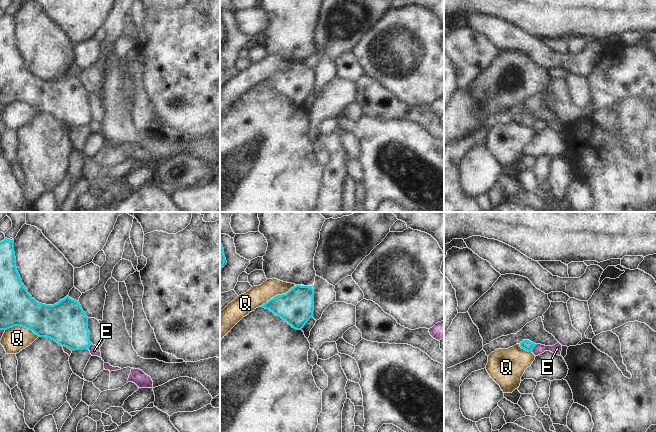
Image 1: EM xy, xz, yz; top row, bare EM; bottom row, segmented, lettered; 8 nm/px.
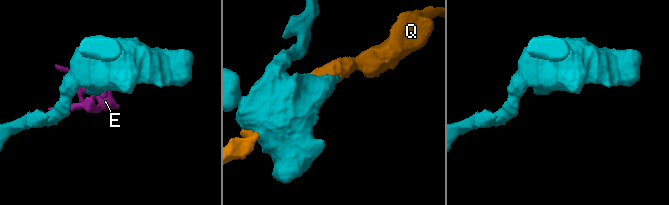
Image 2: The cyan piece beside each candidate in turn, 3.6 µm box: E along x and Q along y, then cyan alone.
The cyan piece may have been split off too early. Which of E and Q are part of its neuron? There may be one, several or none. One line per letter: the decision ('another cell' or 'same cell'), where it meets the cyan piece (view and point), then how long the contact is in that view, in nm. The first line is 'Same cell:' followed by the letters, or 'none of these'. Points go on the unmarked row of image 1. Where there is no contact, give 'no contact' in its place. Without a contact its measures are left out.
Same cell: none of these
E: another cell | yz (533, 123) | 80 nm
Q: another cell | xz (277, 71) | 340 nm

